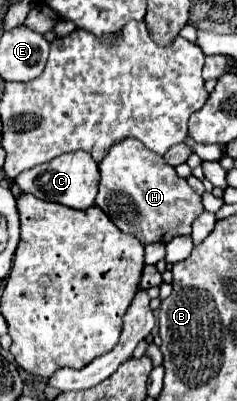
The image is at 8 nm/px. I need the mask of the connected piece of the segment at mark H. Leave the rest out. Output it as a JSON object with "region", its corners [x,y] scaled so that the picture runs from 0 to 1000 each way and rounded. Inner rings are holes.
{"region":[[[502,349],[502,359],[477,359],[418,404],[418,429],[426,449],[401,509],[511,579],[561,584],[595,608],[705,608],[738,589],[797,589],[806,554],[857,529],[848,489],[806,474],[789,449],[747,439],[688,389],[654,389],[586,349]]]}

